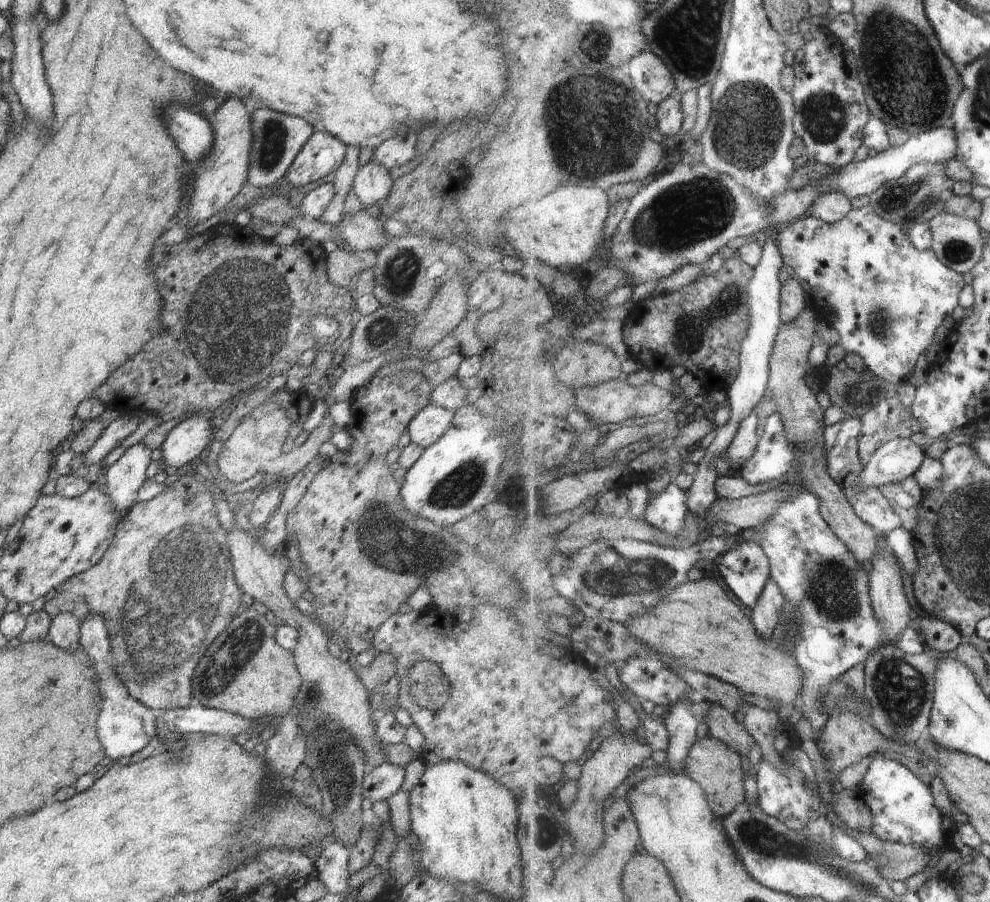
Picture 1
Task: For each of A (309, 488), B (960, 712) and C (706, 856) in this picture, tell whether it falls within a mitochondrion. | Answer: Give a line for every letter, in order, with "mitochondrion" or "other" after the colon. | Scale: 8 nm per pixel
A: other
B: other
C: other

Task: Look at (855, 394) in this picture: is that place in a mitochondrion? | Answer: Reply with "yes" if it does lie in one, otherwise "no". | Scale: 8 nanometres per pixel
yes

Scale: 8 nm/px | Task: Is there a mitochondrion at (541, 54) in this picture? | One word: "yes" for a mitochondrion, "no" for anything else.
no

